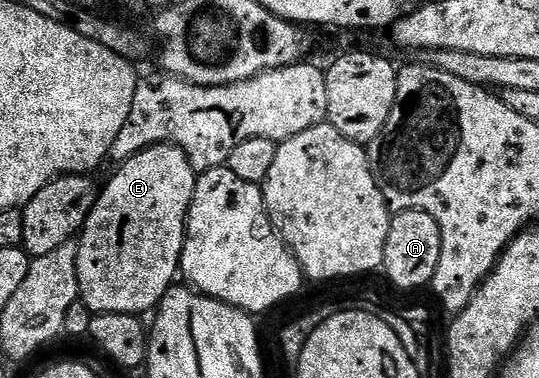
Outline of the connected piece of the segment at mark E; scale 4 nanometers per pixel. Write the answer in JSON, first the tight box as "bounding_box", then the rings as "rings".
{"bounding_box":[78,145,197,315],"rings":[[[149,145],[147,149],[141,149],[139,153],[128,158],[119,166],[120,169],[108,181],[108,186],[99,190],[96,206],[90,211],[90,215],[84,221],[84,227],[78,237],[80,250],[78,251],[78,283],[80,284],[79,300],[89,309],[89,314],[97,313],[131,313],[144,315],[144,312],[155,310],[160,300],[173,288],[175,277],[180,273],[180,256],[184,250],[184,235],[188,228],[188,208],[194,195],[197,172],[193,169],[190,159],[176,145]]]}

